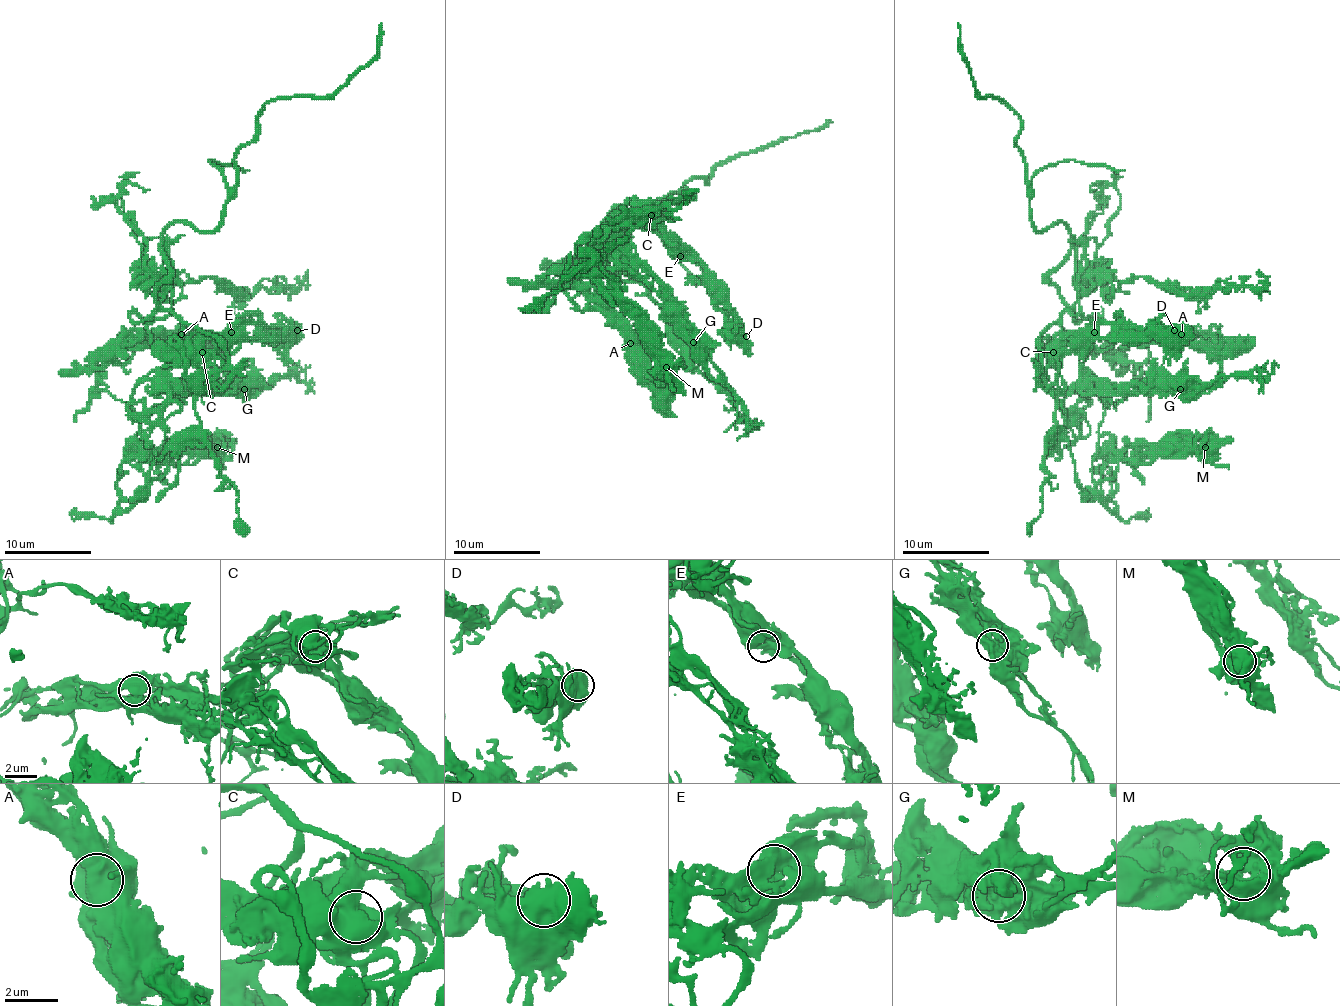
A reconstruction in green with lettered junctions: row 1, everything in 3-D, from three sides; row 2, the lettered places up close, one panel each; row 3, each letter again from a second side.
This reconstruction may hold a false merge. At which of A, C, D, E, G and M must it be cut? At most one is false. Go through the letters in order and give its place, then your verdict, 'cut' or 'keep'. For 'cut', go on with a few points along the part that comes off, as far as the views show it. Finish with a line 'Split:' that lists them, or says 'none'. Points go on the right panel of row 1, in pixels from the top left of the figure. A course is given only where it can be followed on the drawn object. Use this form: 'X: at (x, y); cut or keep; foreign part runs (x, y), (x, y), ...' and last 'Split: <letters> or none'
A: at (1181, 334); keep
C: at (1053, 352); keep
D: at (1174, 330); keep
E: at (1094, 332); keep
G: at (1180, 389); keep
M: at (1205, 447); keep
Split: none

